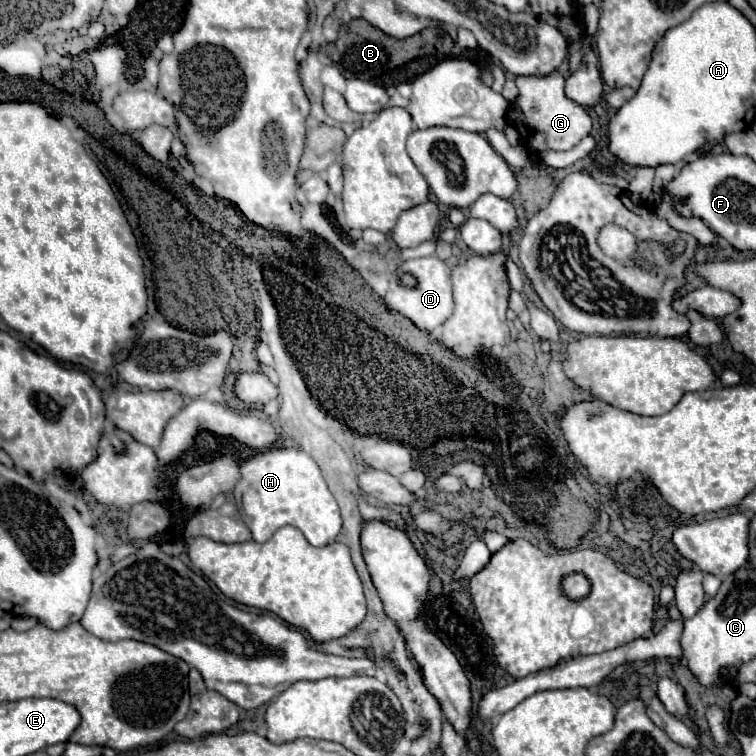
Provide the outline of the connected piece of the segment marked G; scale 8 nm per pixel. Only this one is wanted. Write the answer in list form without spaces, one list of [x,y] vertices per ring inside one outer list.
[[[559,71],[546,76],[518,76],[518,100],[512,104],[508,120],[520,132],[526,146],[536,154],[544,150],[572,150],[592,130],[592,118],[580,104],[572,102],[564,90],[565,78]]]

